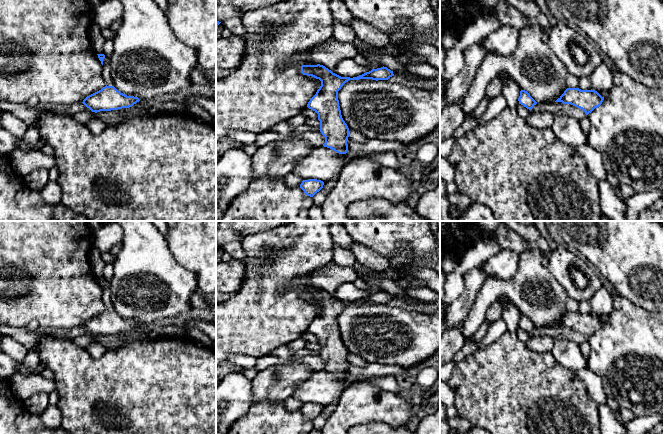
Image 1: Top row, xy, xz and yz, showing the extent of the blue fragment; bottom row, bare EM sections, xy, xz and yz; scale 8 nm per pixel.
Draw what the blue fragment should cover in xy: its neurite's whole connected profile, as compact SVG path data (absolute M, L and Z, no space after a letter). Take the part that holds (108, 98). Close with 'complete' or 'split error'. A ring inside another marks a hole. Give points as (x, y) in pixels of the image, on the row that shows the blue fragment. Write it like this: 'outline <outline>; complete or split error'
outline M105 86L101 90L87 96L83 104L92 112L111 111L132 107L139 102L138 97L127 96L114 86Z; complete

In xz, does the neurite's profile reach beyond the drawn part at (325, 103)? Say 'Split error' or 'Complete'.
Complete

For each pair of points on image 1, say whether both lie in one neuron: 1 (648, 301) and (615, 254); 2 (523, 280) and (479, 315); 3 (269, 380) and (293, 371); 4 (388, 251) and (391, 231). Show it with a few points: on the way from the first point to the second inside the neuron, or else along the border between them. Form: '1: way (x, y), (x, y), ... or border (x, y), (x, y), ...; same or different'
1: way (648, 289), (627, 266); same
2: way (510, 286), (499, 287), (484, 302); same
3: way (275, 382), (280, 382), (287, 377); same
4: way (388, 246), (388, 236); same

